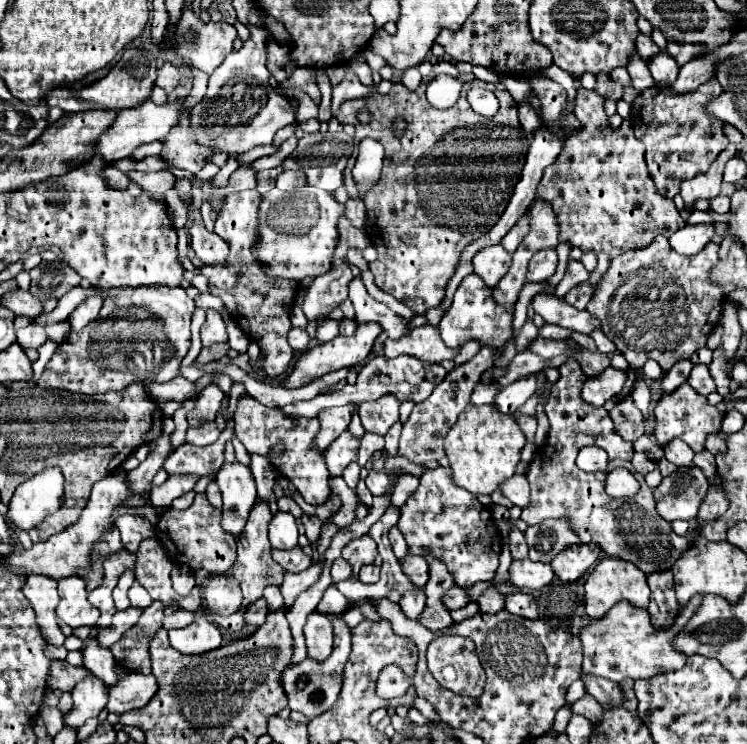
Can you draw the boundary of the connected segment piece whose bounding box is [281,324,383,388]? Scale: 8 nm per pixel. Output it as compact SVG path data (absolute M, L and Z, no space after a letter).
M361 324L357 326L355 334L351 338L345 338L345 336L335 336L333 342L327 342L327 344L321 344L321 346L313 346L309 352L305 352L295 370L291 372L289 378L285 378L281 382L283 388L299 388L299 386L305 386L309 382L313 382L315 378L321 378L329 372L335 372L335 370L341 370L341 368L351 368L351 366L357 366L361 362L365 362L365 358L369 356L369 352L373 350L373 344L375 344L375 338L383 332L383 328L379 324Z

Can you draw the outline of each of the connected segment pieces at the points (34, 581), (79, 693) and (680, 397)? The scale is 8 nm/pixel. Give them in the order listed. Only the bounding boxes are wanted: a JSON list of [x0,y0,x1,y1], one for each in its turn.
[[23,576,65,644],[63,674,109,728],[653,382,723,452]]

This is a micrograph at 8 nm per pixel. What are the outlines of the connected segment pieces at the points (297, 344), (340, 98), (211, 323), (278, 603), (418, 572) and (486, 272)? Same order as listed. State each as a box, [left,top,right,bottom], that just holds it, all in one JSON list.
[[289,328,311,352],[331,68,373,112],[201,310,227,348],[263,586,283,612],[401,554,429,586],[473,244,511,288]]

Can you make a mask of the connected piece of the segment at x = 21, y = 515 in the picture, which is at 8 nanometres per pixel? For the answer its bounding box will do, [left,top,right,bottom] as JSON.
[7,468,63,532]

